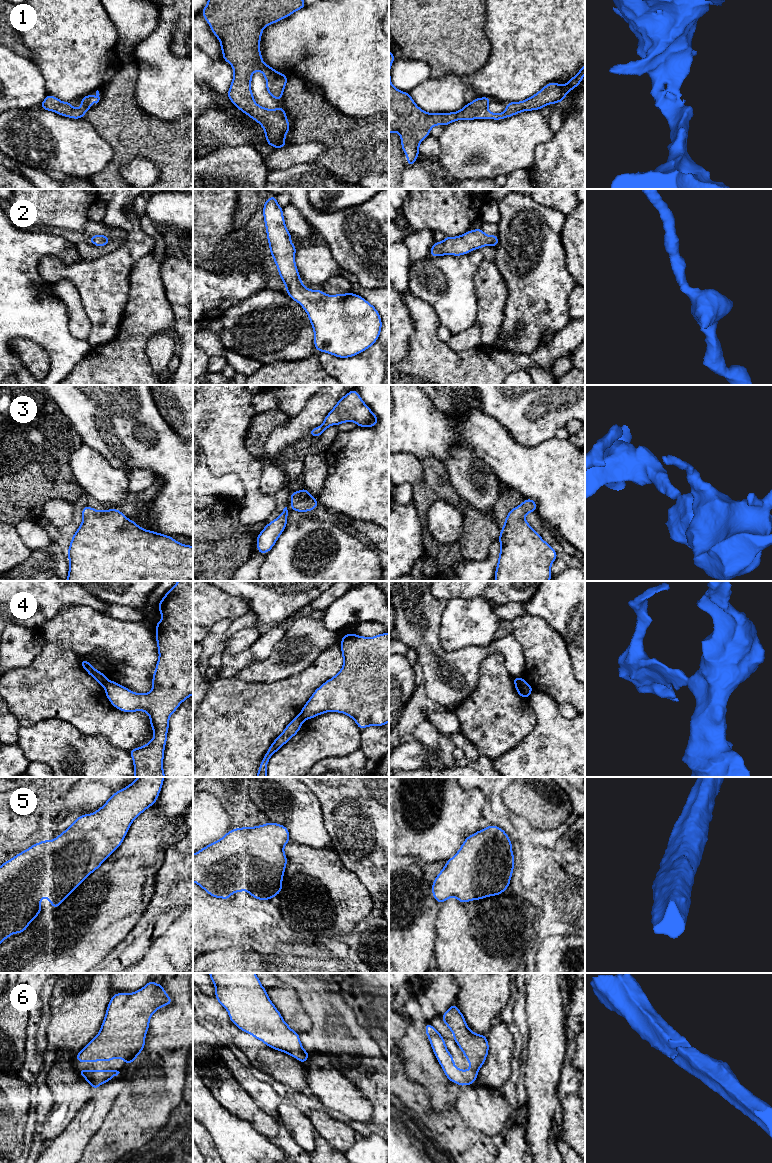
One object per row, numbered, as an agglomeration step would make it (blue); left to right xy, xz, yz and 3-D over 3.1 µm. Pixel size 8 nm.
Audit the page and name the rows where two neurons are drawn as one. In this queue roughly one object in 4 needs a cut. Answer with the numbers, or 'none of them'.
4

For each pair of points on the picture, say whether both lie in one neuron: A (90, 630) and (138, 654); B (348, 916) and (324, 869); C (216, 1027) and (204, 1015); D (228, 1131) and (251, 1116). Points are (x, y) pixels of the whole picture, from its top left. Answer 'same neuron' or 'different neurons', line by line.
A: same neuron
B: same neuron
C: same neuron
D: different neurons

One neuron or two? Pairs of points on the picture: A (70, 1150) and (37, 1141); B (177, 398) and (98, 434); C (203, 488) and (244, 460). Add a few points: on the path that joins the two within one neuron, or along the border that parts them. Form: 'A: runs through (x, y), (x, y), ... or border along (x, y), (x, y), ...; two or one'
A: border along (47, 1143), (41, 1152); two
B: border along (151, 395), (157, 410), (170, 427); two
C: border along (205, 459), (214, 475), (236, 474), (243, 485); two

